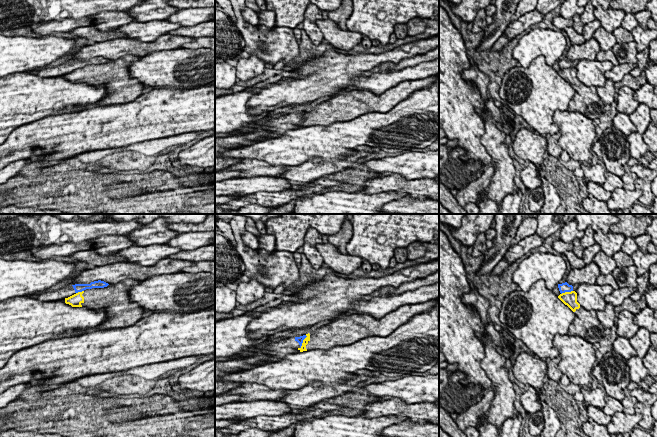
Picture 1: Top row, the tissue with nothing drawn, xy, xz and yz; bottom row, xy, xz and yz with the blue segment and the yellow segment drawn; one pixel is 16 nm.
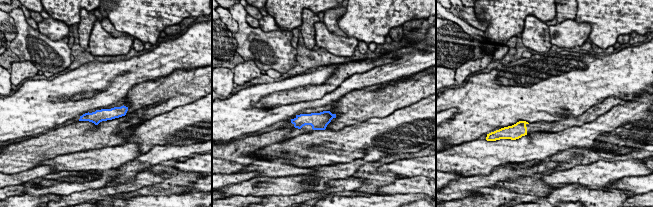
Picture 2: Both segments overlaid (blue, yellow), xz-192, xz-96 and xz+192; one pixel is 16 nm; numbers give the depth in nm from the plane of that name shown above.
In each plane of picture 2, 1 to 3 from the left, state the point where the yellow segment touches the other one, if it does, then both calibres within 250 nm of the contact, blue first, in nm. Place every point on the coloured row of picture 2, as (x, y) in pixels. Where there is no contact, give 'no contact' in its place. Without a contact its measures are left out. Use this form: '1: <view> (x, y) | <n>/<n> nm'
1: no contact
2: no contact
3: no contact

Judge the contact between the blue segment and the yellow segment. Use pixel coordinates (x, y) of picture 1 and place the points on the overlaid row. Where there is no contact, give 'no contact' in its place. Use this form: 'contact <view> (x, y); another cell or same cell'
contact xz (302, 342); another cell

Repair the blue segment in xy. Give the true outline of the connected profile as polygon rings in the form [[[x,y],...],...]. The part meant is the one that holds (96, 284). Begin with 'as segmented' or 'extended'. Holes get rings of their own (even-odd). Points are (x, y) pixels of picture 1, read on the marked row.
extended | [[[98,280],[91,282],[90,284],[75,284],[75,285],[66,286],[65,288],[61,288],[55,291],[45,292],[36,295],[33,294],[29,296],[31,296],[32,298],[36,298],[40,301],[58,301],[68,298],[78,292],[82,292],[86,289],[104,288],[107,287],[108,285],[109,285],[108,283]]]

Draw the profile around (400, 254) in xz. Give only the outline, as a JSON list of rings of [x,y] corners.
[[[397,248],[394,251],[394,258],[397,263],[403,263],[408,259],[408,254],[406,248]]]

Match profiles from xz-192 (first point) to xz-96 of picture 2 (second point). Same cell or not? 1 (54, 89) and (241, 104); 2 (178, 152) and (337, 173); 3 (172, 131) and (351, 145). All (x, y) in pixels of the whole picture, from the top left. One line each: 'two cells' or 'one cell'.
1: one cell
2: one cell
3: one cell

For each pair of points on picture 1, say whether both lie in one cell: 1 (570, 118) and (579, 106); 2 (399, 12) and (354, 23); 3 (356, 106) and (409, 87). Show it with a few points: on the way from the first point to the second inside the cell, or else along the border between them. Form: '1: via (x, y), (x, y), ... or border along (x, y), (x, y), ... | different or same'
1: border along (567, 109), (573, 112), (581, 112), (592, 120) | different
2: via (388, 23), (365, 23) | same
3: via (369, 103), (383, 103), (396, 94) | same

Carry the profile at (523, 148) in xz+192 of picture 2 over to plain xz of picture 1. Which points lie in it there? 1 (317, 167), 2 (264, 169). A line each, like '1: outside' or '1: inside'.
1: outside
2: outside

